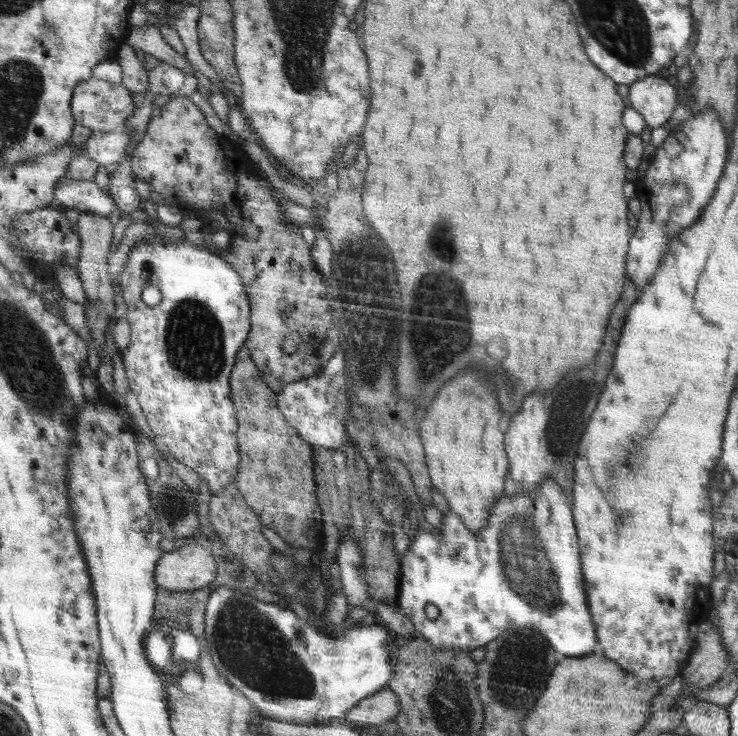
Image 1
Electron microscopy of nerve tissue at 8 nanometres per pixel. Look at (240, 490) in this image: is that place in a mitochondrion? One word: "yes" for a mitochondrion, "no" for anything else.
no

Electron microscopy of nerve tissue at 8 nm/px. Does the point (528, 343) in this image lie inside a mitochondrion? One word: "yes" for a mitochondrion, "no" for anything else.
no

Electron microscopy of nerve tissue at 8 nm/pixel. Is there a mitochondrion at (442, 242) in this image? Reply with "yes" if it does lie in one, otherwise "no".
yes

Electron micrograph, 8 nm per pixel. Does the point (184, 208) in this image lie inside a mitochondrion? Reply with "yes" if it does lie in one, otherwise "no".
no

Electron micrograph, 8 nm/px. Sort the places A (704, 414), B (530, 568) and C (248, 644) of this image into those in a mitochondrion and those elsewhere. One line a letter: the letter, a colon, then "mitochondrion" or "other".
A: other
B: mitochondrion
C: mitochondrion

